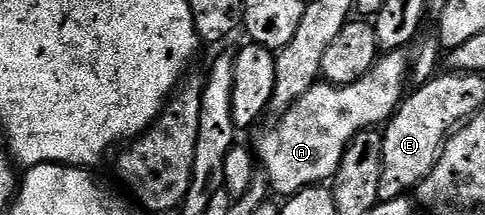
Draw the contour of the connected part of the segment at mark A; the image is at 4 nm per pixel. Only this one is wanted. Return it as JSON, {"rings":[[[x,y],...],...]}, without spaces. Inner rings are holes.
{"rings":[[[388,51],[373,65],[372,70],[362,79],[352,85],[330,85],[318,83],[302,95],[285,113],[275,118],[276,125],[272,125],[254,144],[254,156],[262,170],[263,176],[268,178],[268,188],[273,194],[281,193],[281,198],[293,197],[303,189],[323,186],[331,182],[336,176],[338,167],[342,163],[342,155],[348,150],[348,145],[358,135],[367,129],[383,126],[400,107],[406,96],[404,84],[410,81],[410,61],[400,51]]]}

